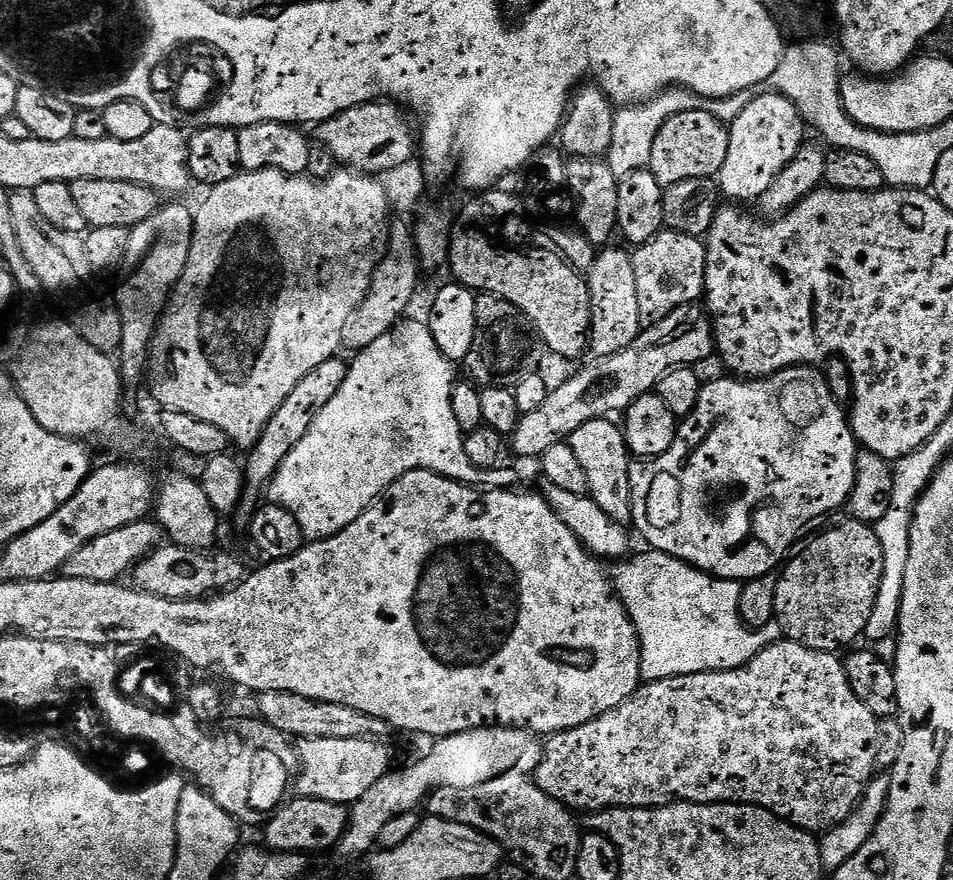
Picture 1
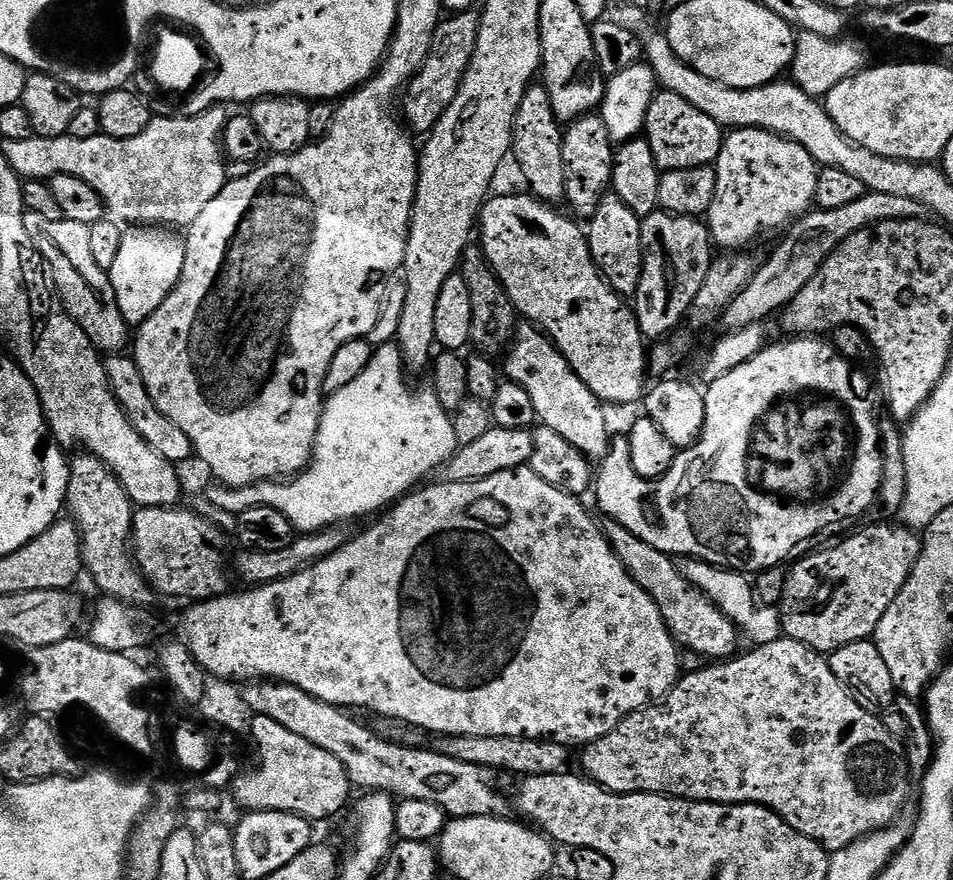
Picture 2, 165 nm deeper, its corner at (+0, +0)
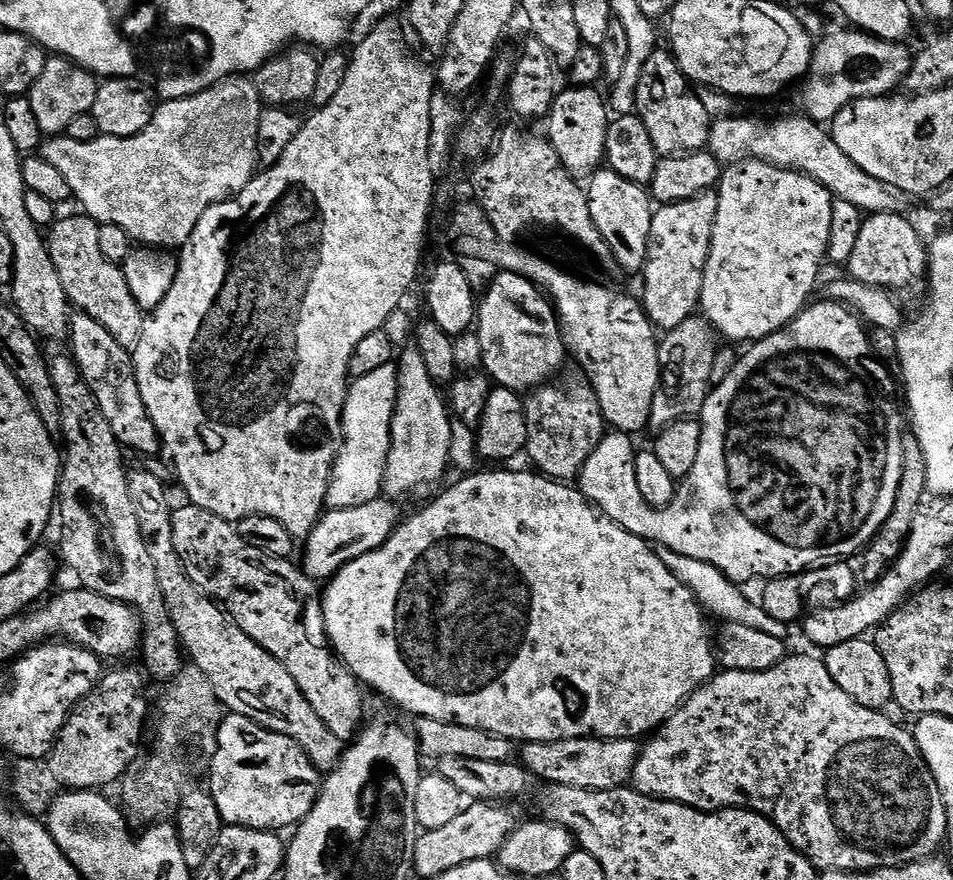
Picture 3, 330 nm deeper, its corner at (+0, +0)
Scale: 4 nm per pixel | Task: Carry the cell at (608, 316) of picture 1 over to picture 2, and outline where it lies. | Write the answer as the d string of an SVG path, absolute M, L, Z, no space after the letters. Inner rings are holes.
M605 196L600 209L590 217L586 235L592 251L592 260L600 269L600 275L621 298L635 297L638 282L642 274L642 234L640 233L641 217L638 217L615 196Z

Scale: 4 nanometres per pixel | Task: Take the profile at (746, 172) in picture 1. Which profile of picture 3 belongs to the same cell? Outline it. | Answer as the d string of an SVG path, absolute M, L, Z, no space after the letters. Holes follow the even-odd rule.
M740 160L736 164L727 165L721 171L718 185L718 214L714 218L714 234L704 271L699 311L702 313L703 319L707 320L723 339L725 336L728 340L748 340L747 342L765 340L767 336L772 336L781 328L785 328L791 320L795 320L804 311L806 307L804 299L815 290L816 279L820 276L820 263L822 265L825 263L828 254L830 210L833 199L832 193L825 190L818 182L814 182L814 178L801 172L792 172L788 168L767 164L761 160Z

